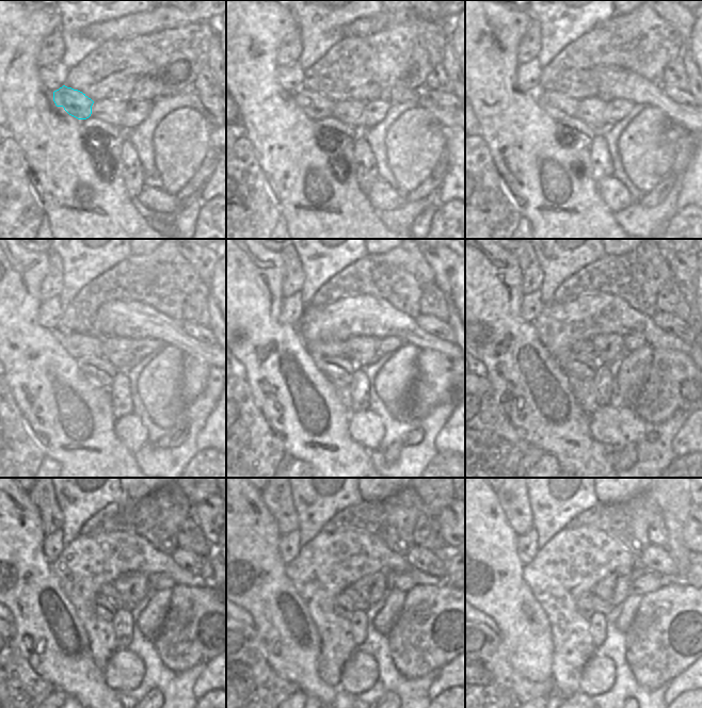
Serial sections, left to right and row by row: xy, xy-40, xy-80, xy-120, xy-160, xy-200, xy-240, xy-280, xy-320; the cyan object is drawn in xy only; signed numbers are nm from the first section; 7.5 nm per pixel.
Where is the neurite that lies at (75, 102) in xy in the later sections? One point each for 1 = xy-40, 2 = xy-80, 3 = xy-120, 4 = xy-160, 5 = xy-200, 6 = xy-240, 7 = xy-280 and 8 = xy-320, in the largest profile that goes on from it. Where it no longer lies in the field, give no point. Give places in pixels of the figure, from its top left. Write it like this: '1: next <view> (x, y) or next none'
1: next xy-40 (317, 107)
2: next xy-80 (557, 106)
3: next xy-120 (78, 346)
4: next xy-160 (336, 349)
5: next xy-200 (584, 348)
6: next xy-240 (107, 590)
7: next xy-280 (357, 601)
8: next xy-320 (601, 606)

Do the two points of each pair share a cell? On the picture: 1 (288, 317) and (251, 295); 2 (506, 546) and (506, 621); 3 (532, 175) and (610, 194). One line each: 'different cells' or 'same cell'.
1: different cells
2: same cell
3: different cells

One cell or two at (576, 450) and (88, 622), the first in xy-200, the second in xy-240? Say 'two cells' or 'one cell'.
two cells

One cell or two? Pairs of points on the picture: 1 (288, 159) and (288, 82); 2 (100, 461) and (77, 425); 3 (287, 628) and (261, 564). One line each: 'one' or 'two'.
1: two
2: one
3: one

